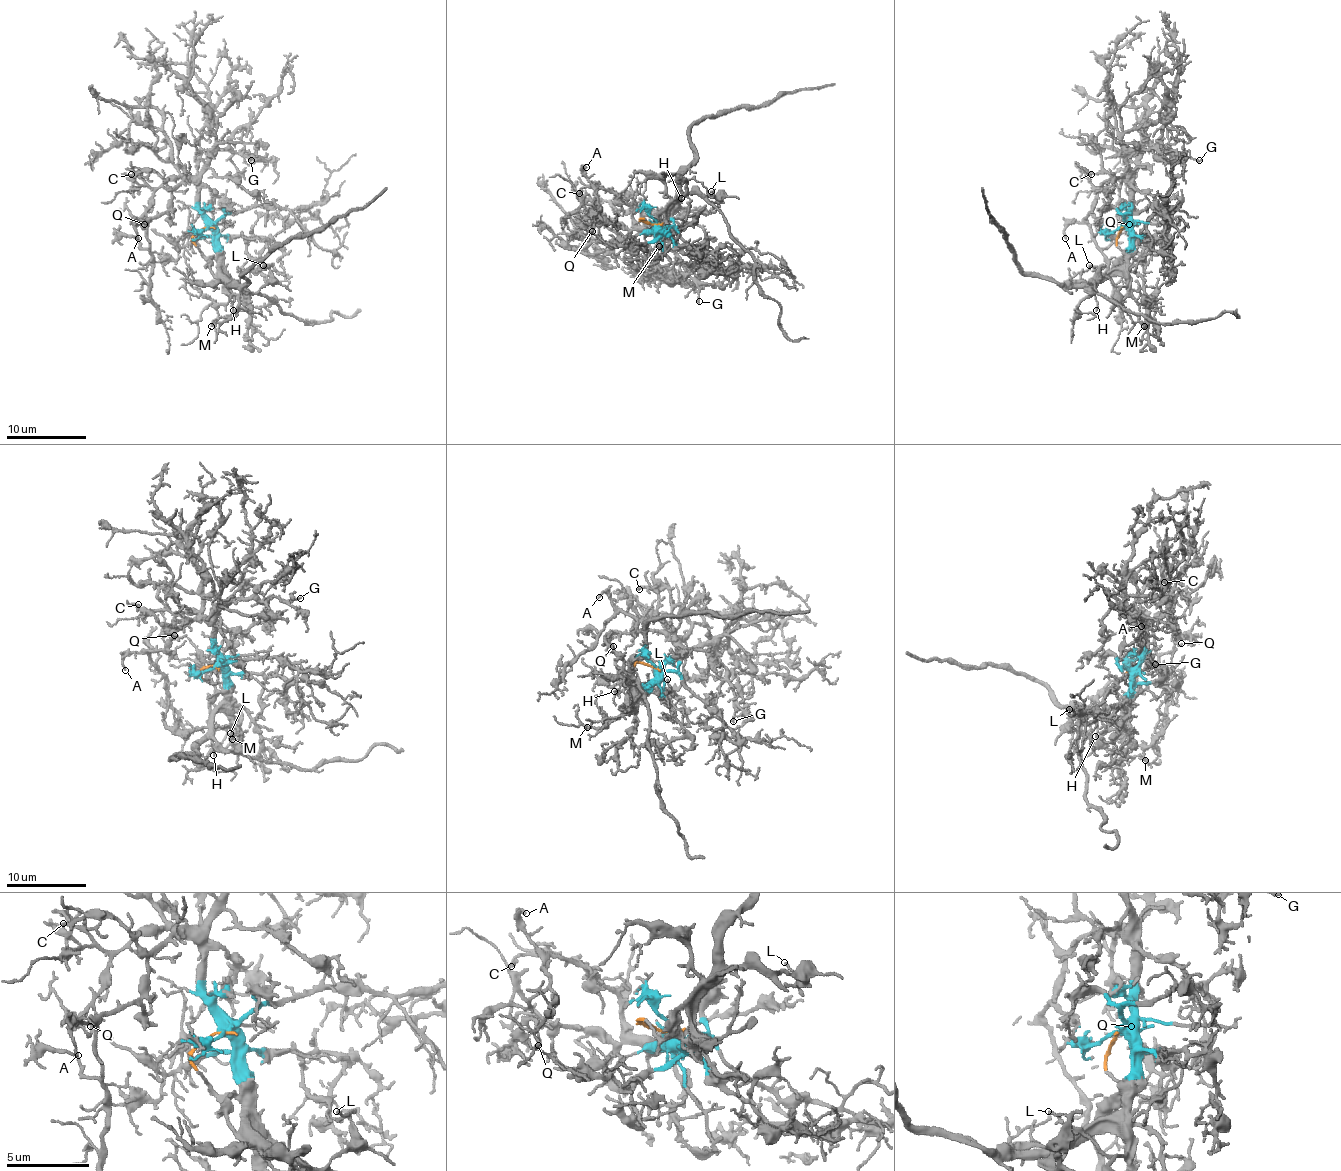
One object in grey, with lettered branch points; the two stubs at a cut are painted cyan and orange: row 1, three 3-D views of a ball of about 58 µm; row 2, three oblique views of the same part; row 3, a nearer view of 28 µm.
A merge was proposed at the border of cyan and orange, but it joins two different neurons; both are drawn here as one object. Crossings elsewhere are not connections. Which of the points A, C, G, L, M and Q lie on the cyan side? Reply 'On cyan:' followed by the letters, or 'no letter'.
On cyan: A, C, G, L, M, Q

